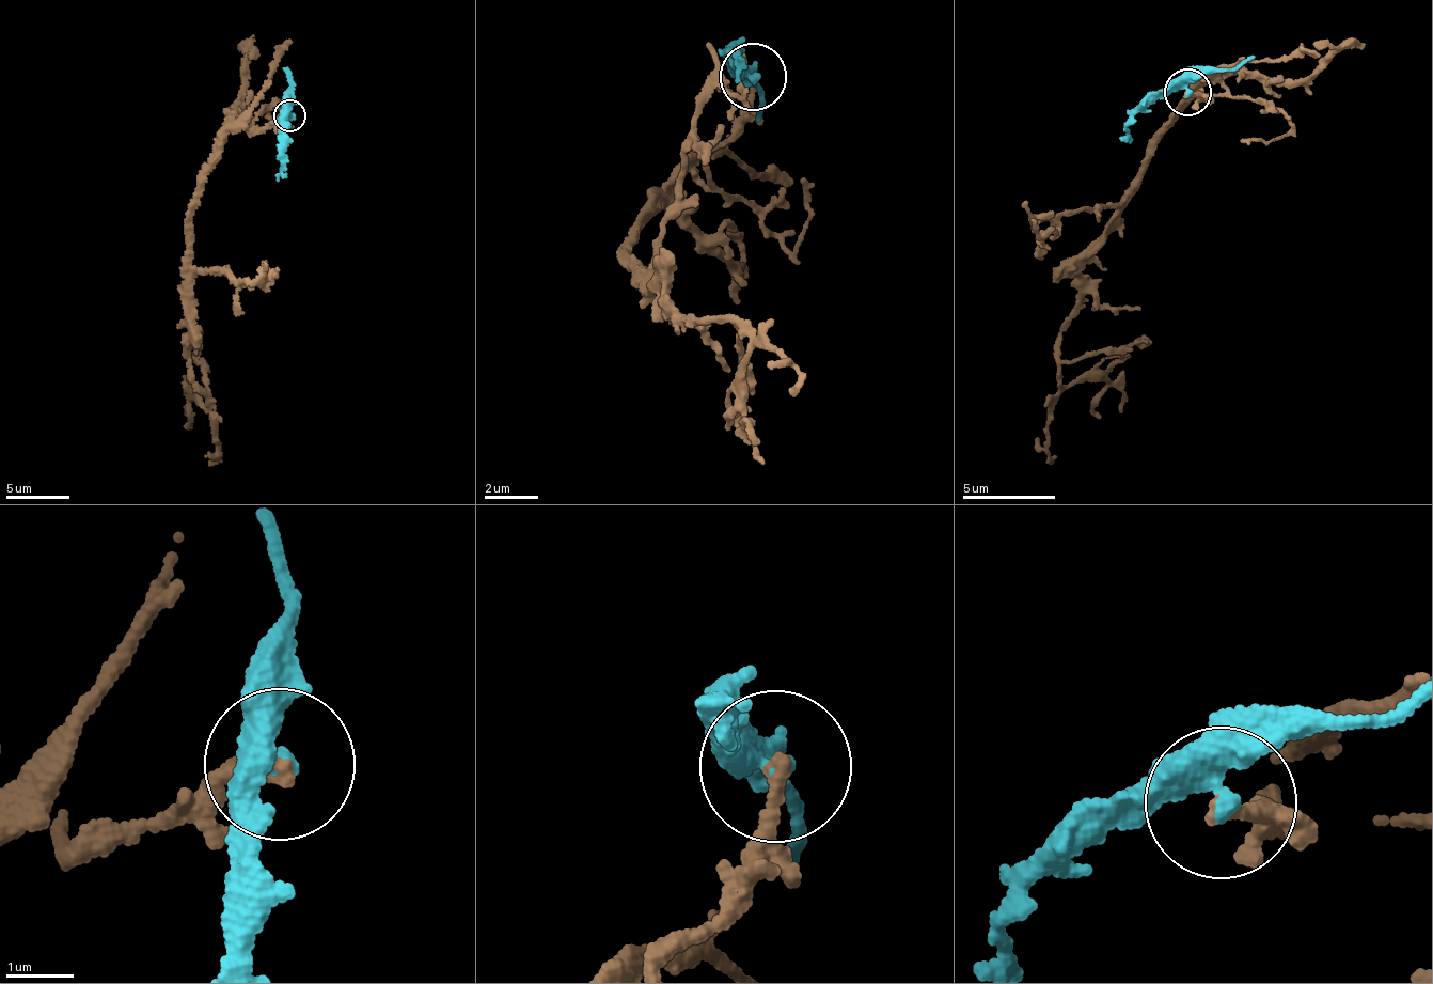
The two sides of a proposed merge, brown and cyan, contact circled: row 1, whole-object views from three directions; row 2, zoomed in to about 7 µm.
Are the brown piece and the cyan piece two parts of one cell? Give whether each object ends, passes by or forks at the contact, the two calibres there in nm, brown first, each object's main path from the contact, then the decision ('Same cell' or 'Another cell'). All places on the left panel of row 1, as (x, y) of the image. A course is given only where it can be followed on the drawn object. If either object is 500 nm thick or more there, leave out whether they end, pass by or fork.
At the ring brown ends. At the ring cyan passes by. Thickness 220 nm (brown) against 400 nm. Course of brown: (290, 114), (227, 133), (191, 219), (189, 363), (209, 406), (198, 396), (189, 401), (190, 426). Course of cyan: (290, 114), (283, 130), (278, 180). Same cell

